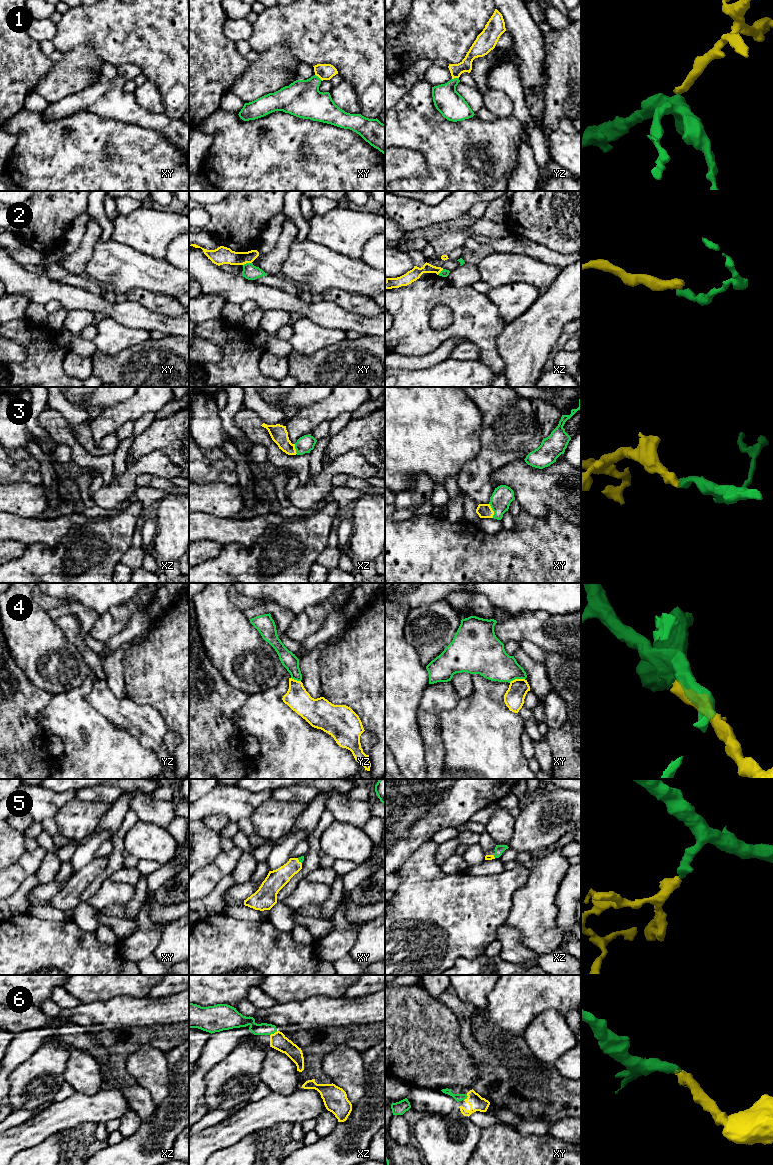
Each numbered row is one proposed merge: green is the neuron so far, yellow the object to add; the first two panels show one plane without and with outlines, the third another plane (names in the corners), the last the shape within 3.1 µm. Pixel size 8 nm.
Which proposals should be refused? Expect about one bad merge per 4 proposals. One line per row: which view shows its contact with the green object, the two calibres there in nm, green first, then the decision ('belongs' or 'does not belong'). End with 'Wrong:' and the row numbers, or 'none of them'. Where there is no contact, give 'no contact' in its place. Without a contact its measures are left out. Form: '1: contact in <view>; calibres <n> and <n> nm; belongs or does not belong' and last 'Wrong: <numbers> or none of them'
1: contact in xy; calibres 300 and 130 nm; belongs
2: contact in xy; calibres 120 and 140 nm; does not belong
3: contact in xy; calibres 160 and 110 nm; belongs
4: contact in xy; calibres 280 and 160 nm; does not belong
5: contact in xy; calibres 50 and 160 nm; belongs
6: contact in xz; calibres 100 and 140 nm; belongs
Wrong: 2, 4

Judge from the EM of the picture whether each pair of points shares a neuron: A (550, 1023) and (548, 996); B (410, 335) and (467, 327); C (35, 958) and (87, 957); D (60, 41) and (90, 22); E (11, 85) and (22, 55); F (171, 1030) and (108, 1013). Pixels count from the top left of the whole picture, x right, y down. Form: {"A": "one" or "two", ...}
{"A": "two", "B": "one", "C": "one", "D": "one", "E": "one", "F": "two"}

